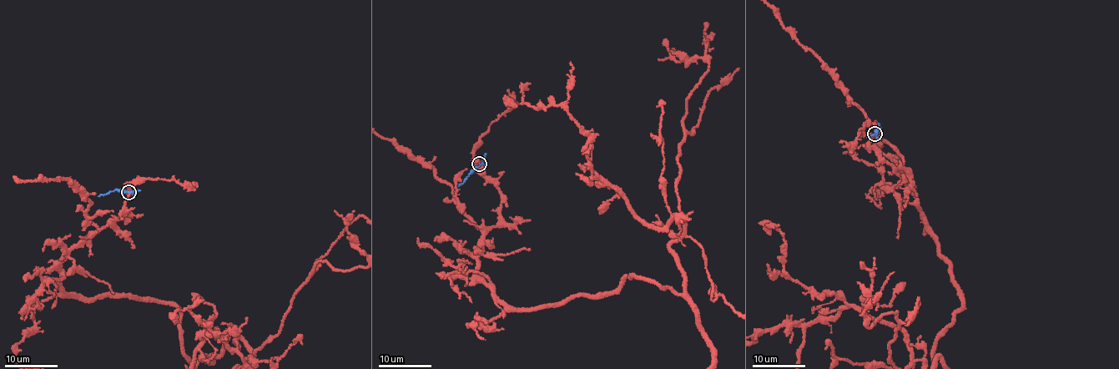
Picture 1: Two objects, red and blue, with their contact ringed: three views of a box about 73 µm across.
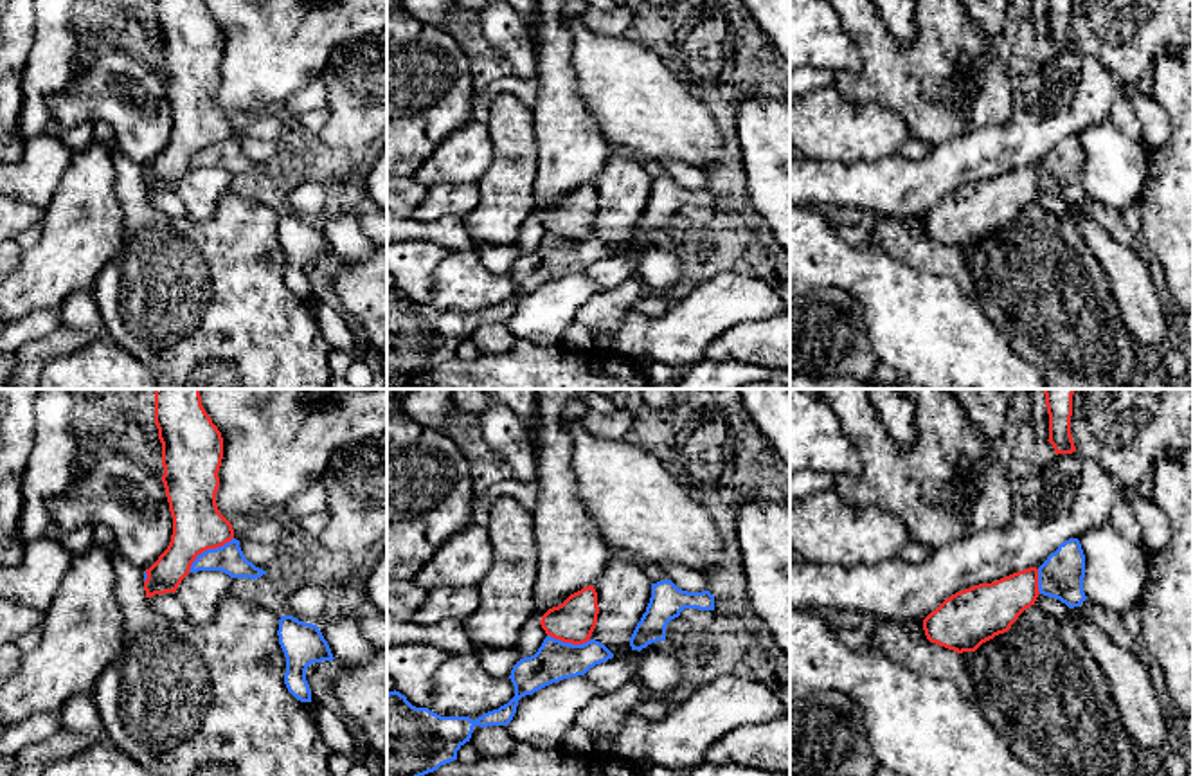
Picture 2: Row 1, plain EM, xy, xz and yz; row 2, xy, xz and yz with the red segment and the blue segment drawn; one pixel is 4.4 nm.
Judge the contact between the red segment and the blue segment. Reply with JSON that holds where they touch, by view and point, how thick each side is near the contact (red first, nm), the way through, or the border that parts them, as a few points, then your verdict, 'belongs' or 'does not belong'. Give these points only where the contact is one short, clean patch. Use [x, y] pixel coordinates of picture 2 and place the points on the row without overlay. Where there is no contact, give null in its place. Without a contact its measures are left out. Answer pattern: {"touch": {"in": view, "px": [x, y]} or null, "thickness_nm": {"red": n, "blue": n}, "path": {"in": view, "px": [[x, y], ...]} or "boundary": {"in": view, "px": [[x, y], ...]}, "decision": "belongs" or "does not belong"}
{"touch": {"in": "xy", "px": [207, 144]}, "thickness_nm": {"red": 220, "blue": 140}, "boundary": {"in": "xy", "px": [[233, 134], [220, 143], [204, 146], [188, 168]]}, "decision": "does not belong"}

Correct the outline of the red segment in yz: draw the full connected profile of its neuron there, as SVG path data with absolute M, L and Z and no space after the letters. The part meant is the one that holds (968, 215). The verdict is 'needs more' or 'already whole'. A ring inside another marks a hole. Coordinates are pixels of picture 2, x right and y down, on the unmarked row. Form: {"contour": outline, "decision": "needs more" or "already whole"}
{"contour": "M1029 164L991 180L979 180L946 194L923 216L930 239L957 250L975 248L1004 230L1038 194L1038 166Z", "decision": "already whole"}

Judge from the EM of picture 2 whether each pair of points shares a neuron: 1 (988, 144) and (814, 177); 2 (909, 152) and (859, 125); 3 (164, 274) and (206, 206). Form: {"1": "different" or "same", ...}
{"1": "same", "2": "different", "3": "different"}

